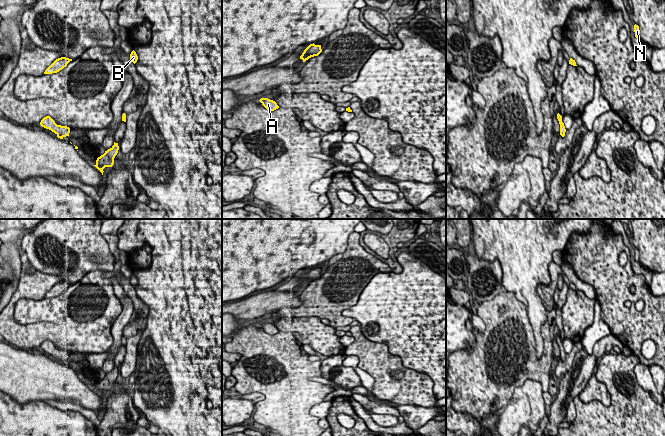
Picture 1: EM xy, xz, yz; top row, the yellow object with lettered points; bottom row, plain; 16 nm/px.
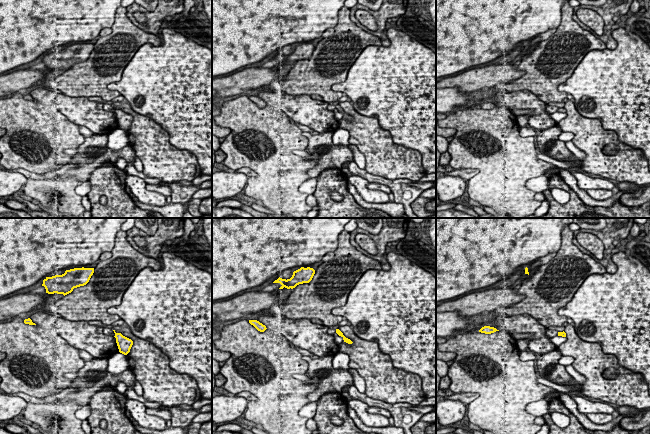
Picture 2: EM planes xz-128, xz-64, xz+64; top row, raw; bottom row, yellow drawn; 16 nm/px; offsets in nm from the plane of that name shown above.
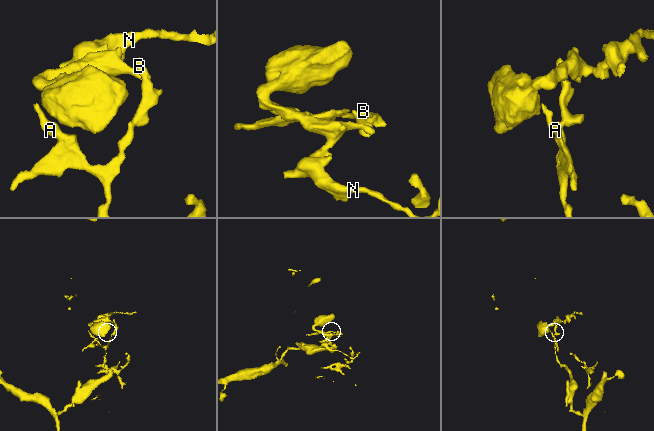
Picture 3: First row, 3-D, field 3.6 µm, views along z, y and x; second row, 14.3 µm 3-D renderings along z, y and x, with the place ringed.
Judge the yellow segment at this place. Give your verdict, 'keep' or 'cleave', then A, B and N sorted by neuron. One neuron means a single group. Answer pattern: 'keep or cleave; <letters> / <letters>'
cleave; A / B N

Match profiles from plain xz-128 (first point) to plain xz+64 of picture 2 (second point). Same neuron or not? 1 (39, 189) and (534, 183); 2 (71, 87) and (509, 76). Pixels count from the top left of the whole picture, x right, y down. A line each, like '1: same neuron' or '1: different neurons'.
1: different neurons
2: different neurons

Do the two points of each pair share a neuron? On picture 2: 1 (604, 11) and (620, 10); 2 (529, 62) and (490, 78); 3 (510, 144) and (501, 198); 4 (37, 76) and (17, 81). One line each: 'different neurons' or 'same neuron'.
1: same neuron
2: different neurons
3: same neuron
4: same neuron

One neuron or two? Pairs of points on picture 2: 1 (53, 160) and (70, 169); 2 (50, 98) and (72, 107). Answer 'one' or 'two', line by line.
1: two
2: one

